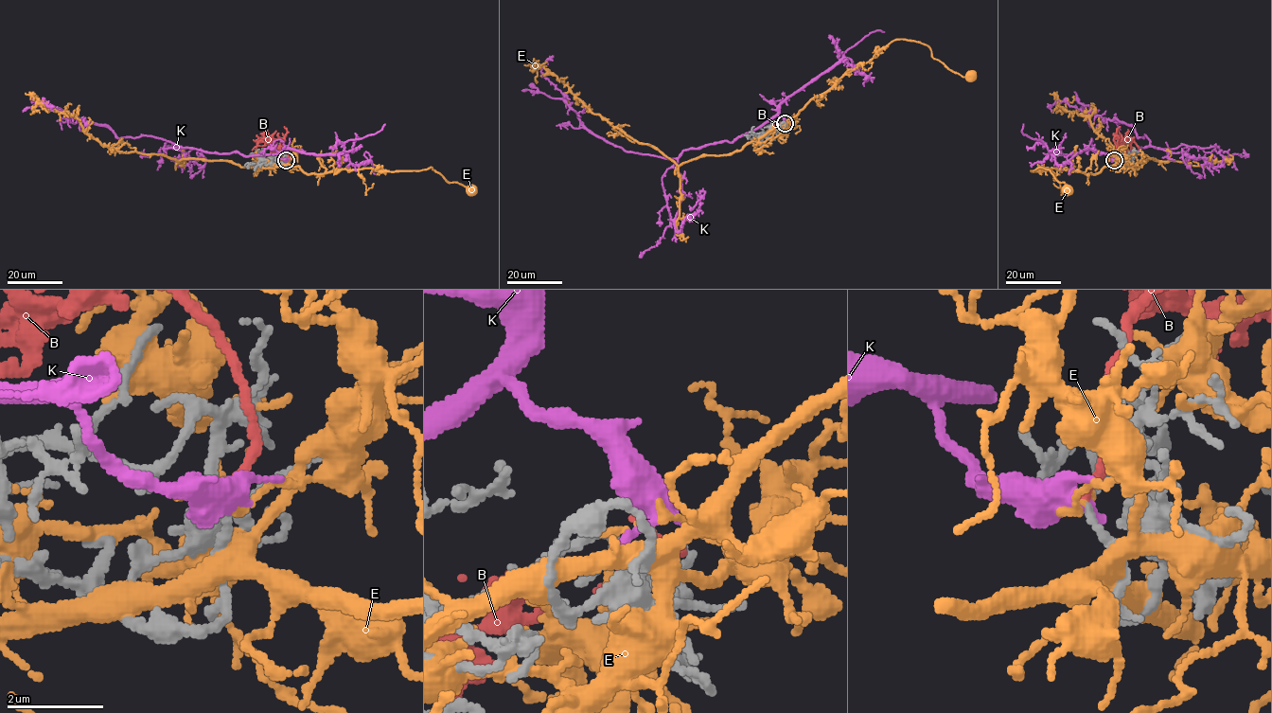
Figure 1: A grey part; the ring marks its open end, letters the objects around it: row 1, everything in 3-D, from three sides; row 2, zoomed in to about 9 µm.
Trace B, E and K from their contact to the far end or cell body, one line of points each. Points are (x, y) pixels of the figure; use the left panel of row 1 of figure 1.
B: (286, 160), (285, 136), (277, 148), (262, 138), (252, 150)
E: (286, 160), (291, 159), (288, 164), (308, 173), (431, 167), (449, 182), (471, 190)
K: (286, 161), (274, 154), (207, 152), (149, 135), (118, 137), (107, 127), (74, 118), (42, 101), (53, 112)

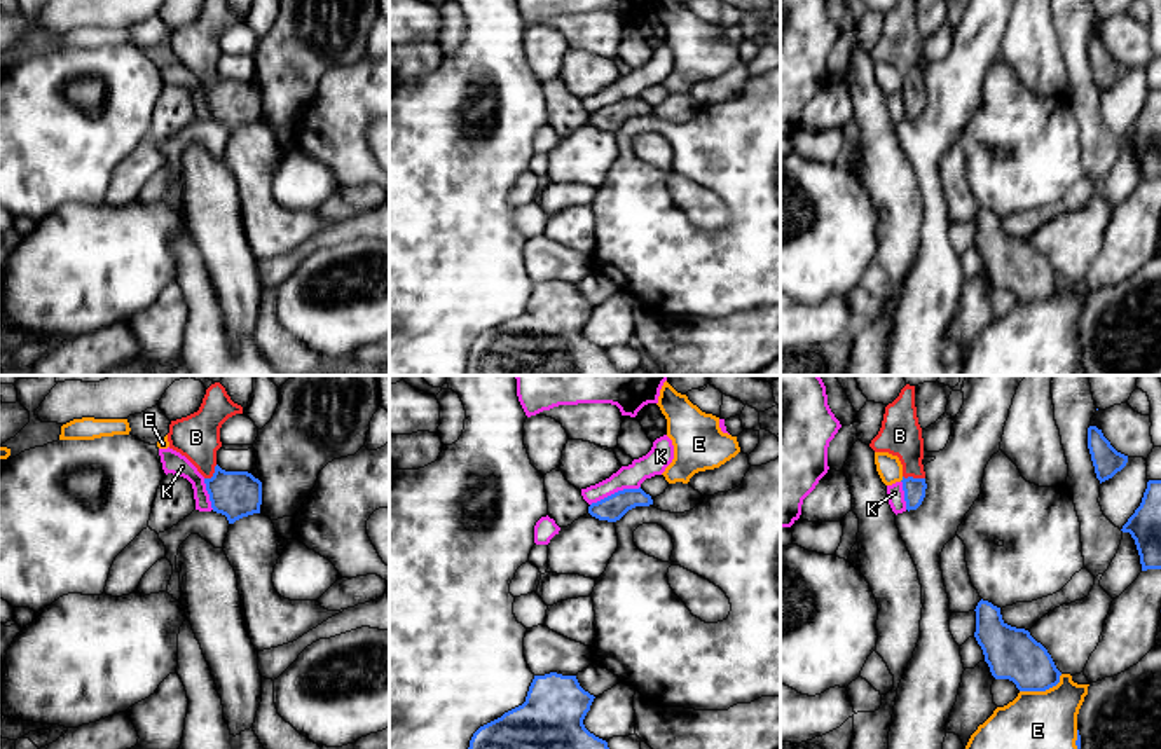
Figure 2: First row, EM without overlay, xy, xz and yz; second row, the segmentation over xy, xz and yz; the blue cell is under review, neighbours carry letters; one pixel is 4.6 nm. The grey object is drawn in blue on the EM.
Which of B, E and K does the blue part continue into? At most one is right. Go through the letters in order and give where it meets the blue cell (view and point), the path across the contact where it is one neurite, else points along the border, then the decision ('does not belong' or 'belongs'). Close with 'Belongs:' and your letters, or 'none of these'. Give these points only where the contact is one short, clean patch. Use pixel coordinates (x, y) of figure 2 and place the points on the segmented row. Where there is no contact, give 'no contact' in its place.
B: yz (912, 477) | across yz (913, 489), (912, 477), (910, 449), (899, 435) | belongs
E: yz (1043, 690) | does not belong
K: xz (615, 493) | along xz (639, 486), (618, 489), (590, 505) | does not belong
Belongs: B

